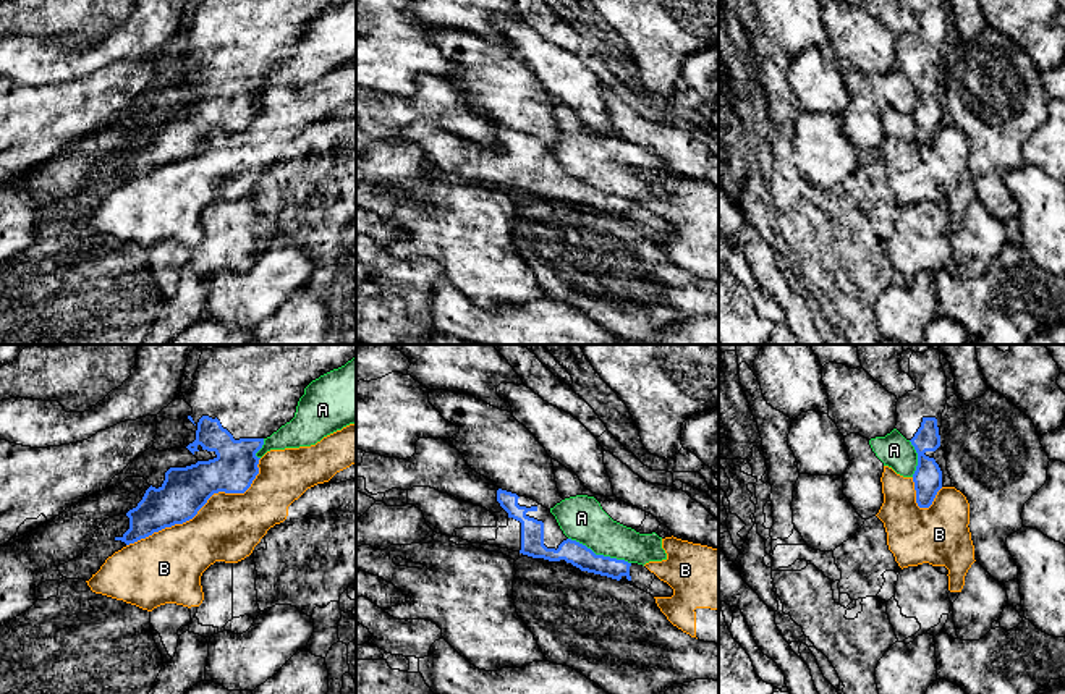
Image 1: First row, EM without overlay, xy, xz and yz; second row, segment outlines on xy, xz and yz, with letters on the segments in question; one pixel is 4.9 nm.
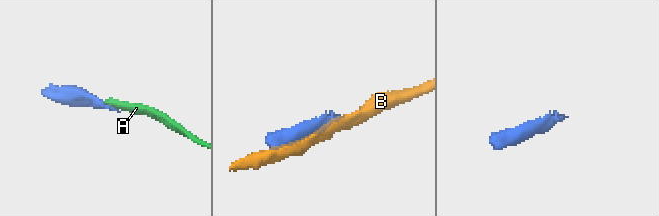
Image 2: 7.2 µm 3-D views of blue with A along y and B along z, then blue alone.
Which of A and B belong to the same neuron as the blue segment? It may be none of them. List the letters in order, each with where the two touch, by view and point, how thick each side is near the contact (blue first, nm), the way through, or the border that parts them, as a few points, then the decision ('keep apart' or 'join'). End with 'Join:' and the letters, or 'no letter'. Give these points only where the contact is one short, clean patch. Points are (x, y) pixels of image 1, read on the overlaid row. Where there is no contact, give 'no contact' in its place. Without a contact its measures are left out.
A: meets blue in xz at (599, 555); 120 nm thick on the blue side, 220 nm on the other; keep apart
B: meets blue in xy at (203, 505); 240 nm thick on the blue side, 320 nm on the other; keep apart
Join: no letter

